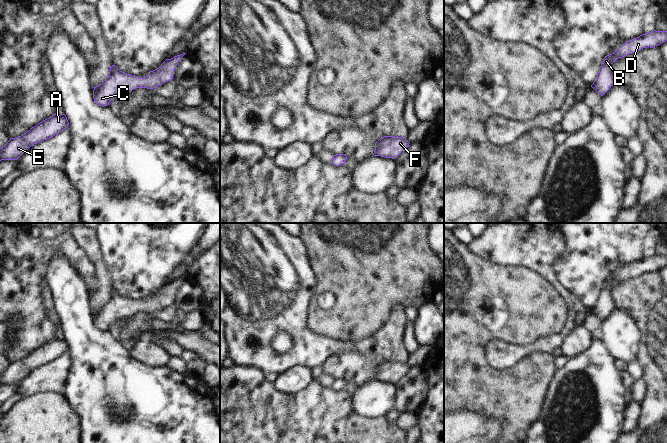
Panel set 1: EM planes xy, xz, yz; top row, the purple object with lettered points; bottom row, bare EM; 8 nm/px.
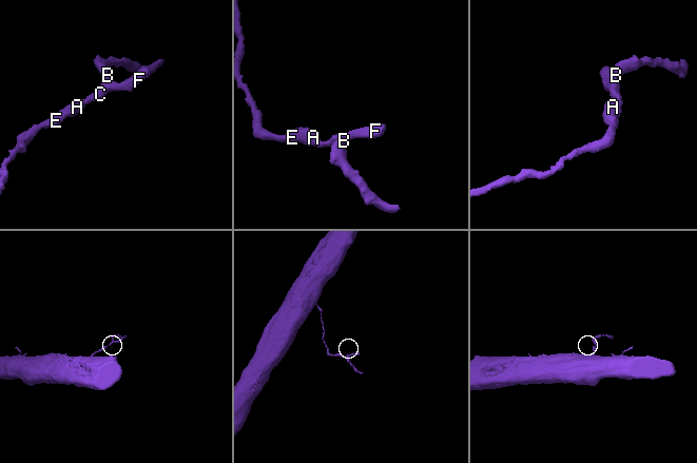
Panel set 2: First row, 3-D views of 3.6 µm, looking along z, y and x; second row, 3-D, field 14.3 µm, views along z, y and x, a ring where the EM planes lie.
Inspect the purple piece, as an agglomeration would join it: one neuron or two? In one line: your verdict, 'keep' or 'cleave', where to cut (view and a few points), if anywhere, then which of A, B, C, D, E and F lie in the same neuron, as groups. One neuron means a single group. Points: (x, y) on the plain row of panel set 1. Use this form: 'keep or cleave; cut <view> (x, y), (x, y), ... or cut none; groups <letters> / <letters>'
keep; cut none; groups A B C D E F

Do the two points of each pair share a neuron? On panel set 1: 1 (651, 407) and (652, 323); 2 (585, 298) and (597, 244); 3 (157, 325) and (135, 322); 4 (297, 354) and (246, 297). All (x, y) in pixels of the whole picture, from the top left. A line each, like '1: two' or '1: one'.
1: one
2: one
3: two
4: one

